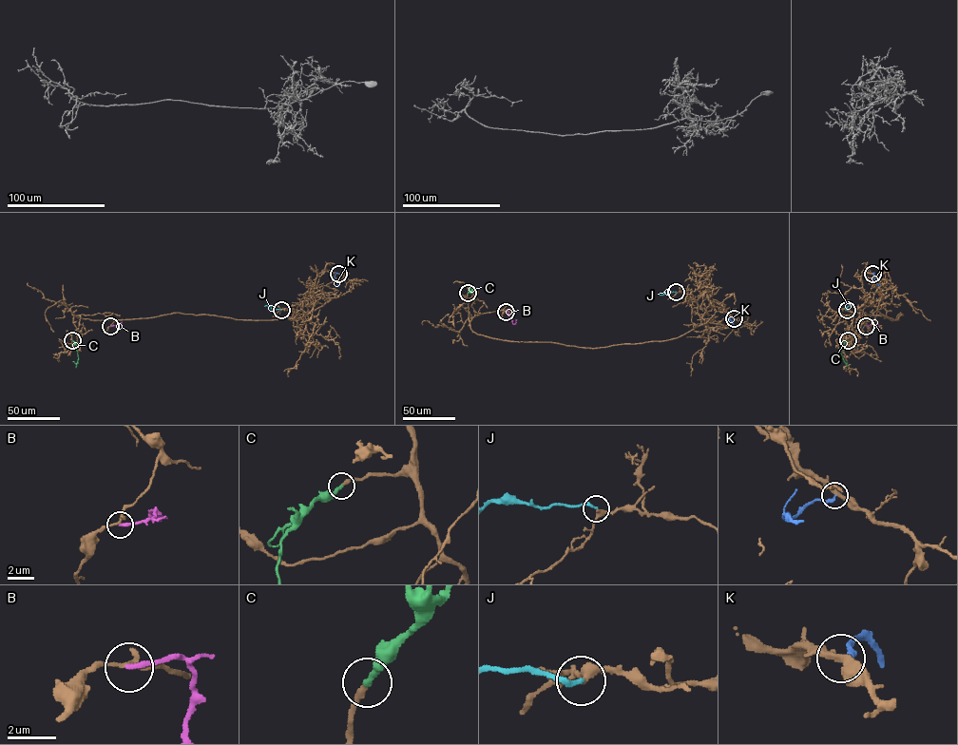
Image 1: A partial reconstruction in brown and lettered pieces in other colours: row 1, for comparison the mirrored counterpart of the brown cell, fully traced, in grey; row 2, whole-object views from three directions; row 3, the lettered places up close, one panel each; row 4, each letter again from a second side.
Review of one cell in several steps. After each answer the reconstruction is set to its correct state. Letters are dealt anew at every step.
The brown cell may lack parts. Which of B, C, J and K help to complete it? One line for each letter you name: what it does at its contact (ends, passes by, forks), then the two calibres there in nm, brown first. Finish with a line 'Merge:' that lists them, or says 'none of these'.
C: it ends | 260/280 nm
J: it ends | 300/200 nm
Merge: C, J

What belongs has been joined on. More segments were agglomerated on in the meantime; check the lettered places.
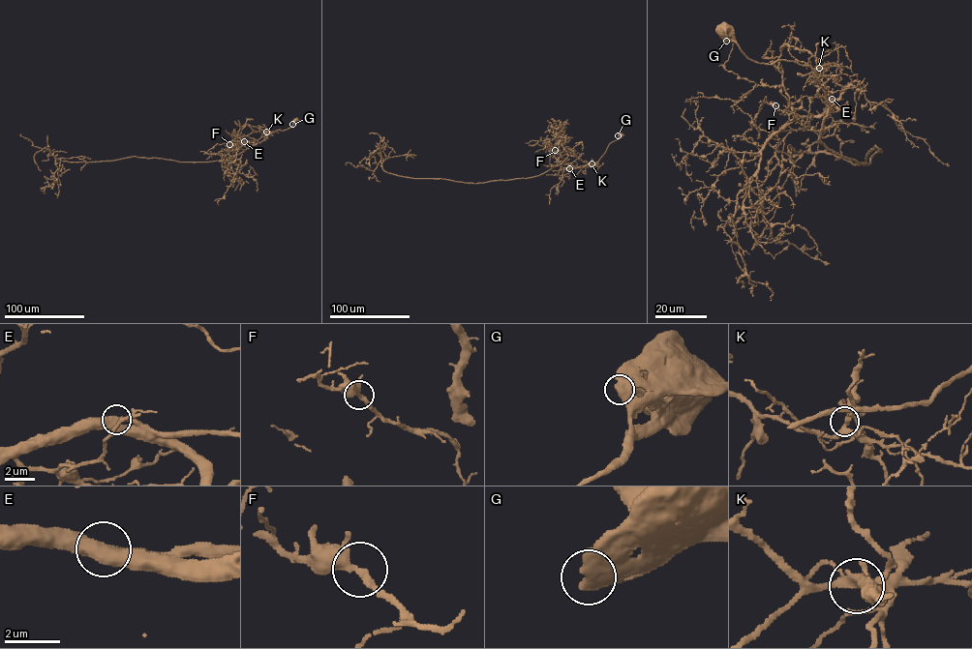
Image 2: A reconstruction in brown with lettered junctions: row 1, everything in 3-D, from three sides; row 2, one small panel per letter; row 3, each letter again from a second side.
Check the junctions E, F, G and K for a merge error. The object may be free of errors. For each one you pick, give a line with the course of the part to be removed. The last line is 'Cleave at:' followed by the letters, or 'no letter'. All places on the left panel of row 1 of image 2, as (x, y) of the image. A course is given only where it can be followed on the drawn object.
Cleave at: no letter

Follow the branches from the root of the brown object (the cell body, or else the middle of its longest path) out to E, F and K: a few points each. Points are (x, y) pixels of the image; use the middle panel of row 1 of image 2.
E: (621, 134), (595, 162), (569, 168)
F: (621, 134), (609, 144), (598, 161), (575, 168), (559, 165), (557, 160), (560, 154), (555, 150)
K: (621, 134), (609, 144), (598, 161), (572, 168), (589, 163), (593, 167), (592, 163)

